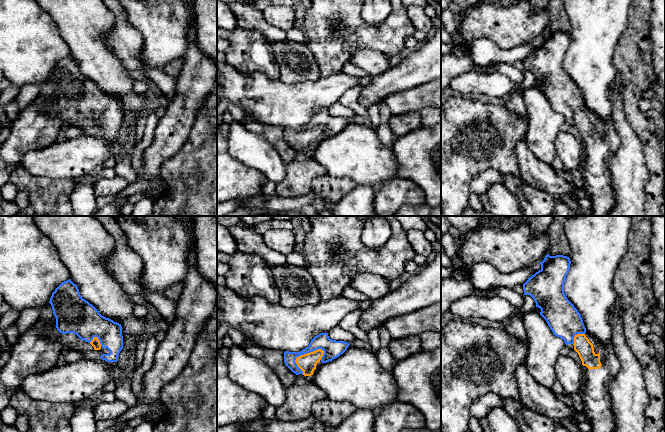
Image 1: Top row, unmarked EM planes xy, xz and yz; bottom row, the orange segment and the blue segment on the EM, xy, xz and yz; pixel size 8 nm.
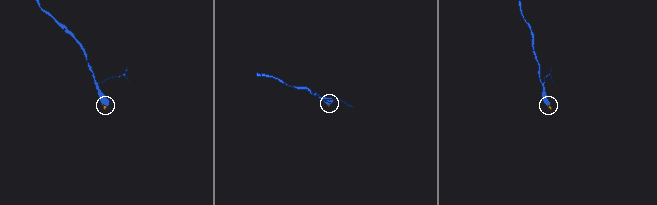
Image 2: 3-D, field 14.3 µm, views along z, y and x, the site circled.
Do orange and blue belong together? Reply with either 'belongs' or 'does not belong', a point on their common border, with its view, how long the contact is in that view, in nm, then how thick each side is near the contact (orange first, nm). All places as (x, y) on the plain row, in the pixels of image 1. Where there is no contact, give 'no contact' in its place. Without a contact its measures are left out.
belongs; meets orange in xz at (301, 131); contact 260 nm long; 150 nm thick on the orange side, 140 nm on the other

